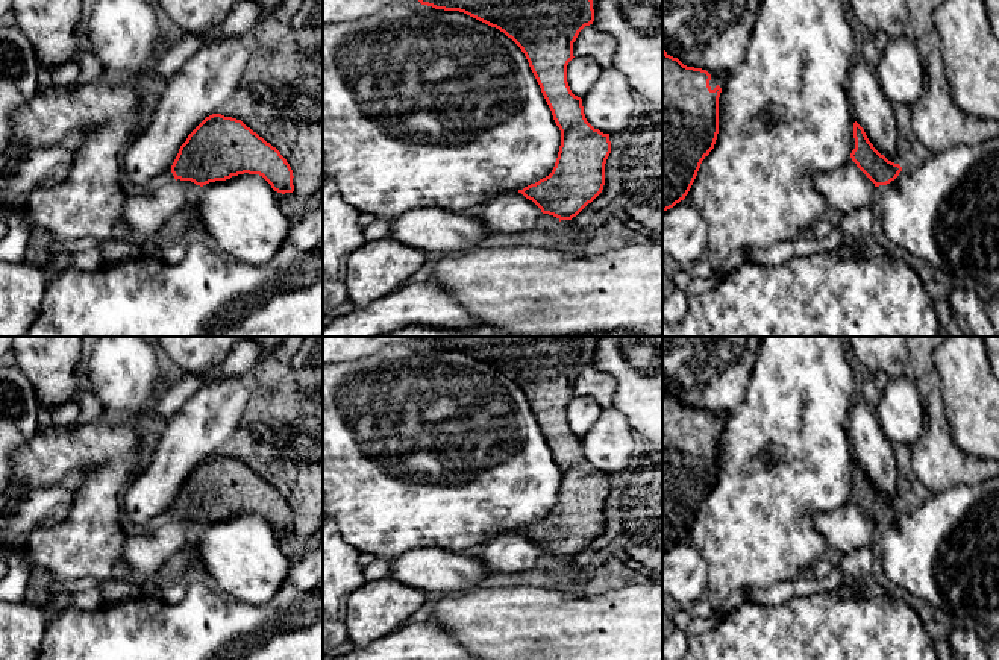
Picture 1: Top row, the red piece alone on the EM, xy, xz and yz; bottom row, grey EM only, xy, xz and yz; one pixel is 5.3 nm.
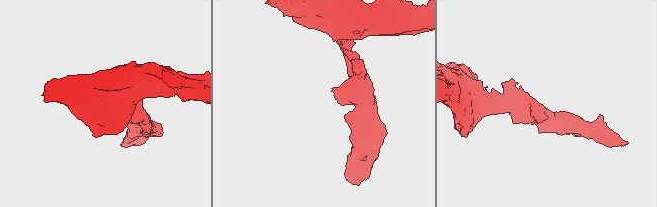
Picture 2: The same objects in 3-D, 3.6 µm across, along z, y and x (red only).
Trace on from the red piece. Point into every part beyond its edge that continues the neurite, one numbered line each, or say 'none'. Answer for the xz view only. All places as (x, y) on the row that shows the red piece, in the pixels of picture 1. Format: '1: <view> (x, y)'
none

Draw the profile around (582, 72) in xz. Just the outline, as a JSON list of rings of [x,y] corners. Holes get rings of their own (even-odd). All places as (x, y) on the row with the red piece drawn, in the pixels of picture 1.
[[[575,56],[567,65],[567,82],[572,93],[584,99],[600,71],[600,65],[591,56]]]

